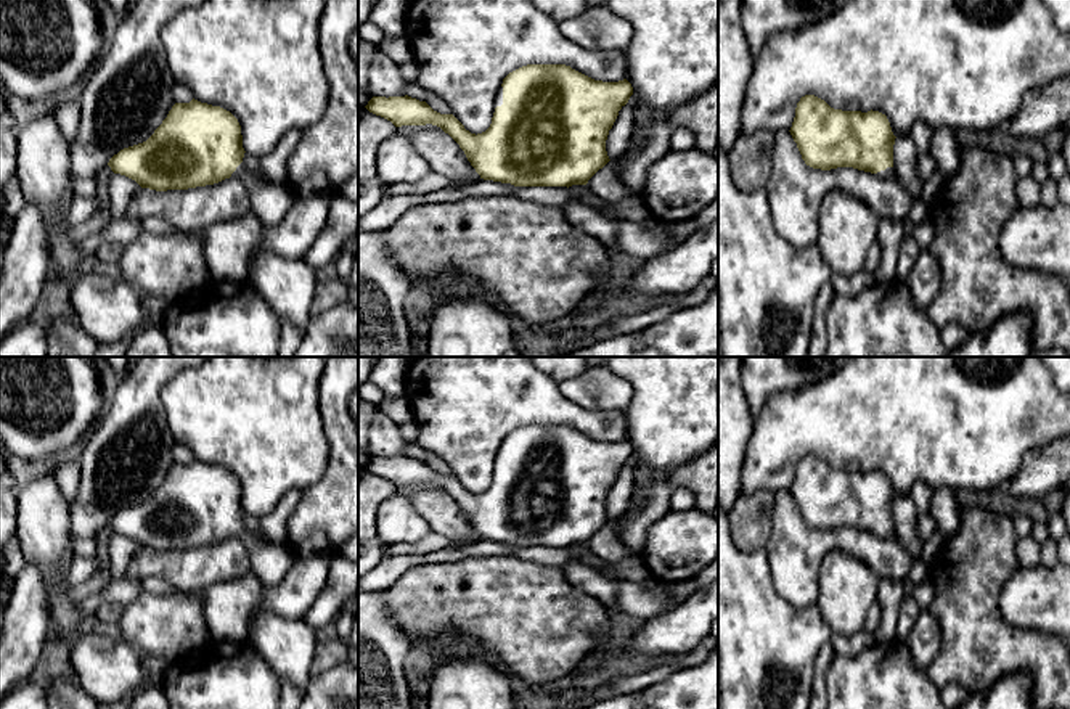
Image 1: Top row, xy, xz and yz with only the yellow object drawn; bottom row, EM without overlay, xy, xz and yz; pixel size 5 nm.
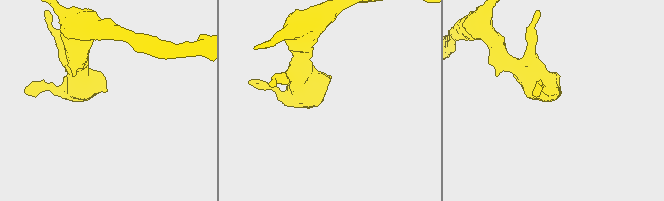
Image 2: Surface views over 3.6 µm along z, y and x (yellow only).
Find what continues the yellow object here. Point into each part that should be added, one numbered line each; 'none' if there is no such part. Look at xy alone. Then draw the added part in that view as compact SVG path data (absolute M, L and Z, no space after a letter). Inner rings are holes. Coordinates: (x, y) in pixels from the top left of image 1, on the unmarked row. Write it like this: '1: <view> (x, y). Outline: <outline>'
1: xy (270, 561). Outline: M241 523L231 537L239 539L249 553L251 571L263 587L275 587L283 582L296 558L288 545L273 543L249 532Z

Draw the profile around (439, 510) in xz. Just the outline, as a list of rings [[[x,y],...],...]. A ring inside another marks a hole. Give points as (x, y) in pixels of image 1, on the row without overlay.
[[[421,490],[411,495],[411,505],[431,531],[445,535],[455,548],[480,540],[459,505],[443,490]]]

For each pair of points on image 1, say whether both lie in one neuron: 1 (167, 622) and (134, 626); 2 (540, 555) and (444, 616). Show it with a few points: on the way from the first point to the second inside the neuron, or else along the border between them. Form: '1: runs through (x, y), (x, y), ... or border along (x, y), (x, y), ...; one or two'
1: runs through (159, 624), (142, 626); one
2: border along (510, 553), (561, 568); two

